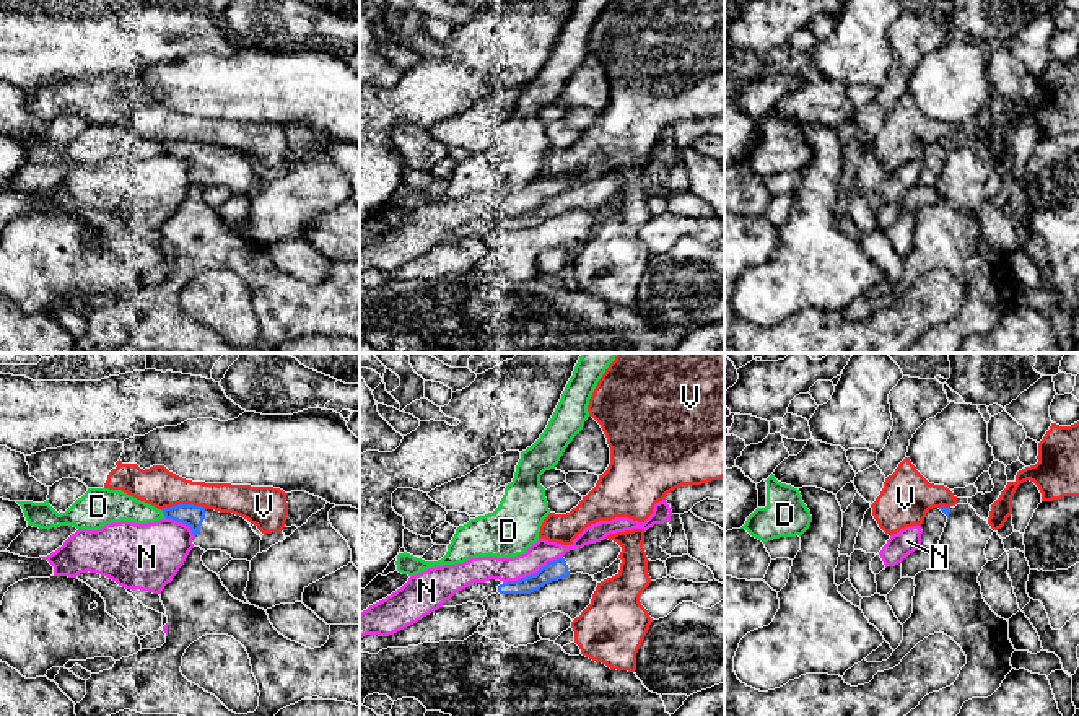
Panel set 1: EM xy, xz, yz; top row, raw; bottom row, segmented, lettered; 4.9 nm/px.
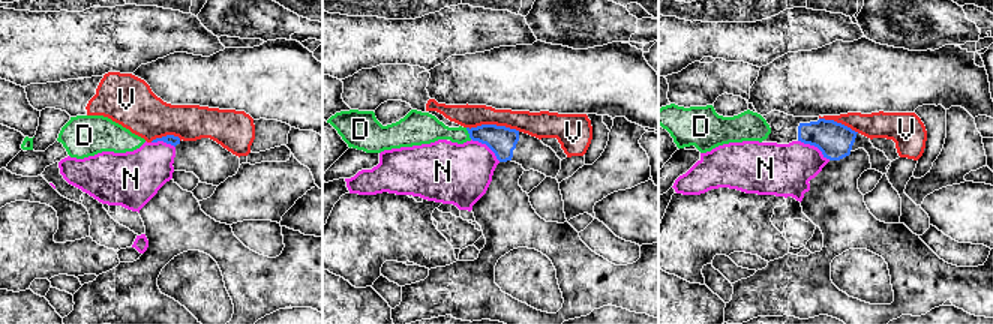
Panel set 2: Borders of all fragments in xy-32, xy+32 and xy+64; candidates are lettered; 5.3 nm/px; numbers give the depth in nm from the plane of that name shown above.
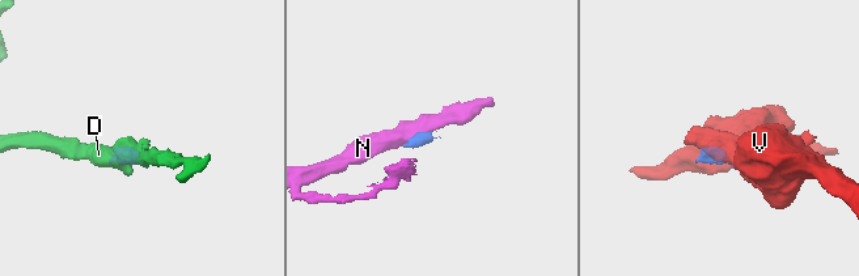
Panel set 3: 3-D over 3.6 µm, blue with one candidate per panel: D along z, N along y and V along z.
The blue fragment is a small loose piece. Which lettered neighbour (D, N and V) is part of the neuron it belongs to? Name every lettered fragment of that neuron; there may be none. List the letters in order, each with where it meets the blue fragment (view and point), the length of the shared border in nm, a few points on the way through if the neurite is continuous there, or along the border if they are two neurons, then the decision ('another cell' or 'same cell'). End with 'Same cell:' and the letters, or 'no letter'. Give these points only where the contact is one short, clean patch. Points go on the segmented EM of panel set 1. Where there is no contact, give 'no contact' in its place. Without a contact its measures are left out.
D: xy (163, 513) | 50 nm | another cell
N: xz (534, 573) | 320 nm | another cell
V: xy (183, 505) | 220 nm | along xy (205, 508), (171, 505), (161, 510) | another cell
Same cell: no letter

